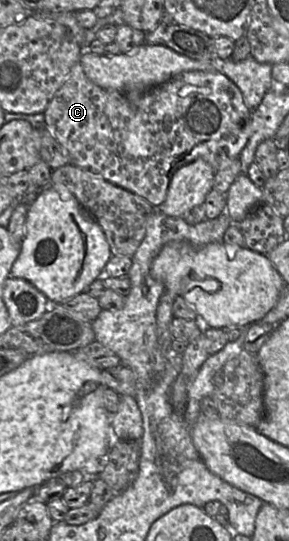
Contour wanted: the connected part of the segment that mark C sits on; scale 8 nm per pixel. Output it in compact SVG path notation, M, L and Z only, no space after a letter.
M78 62L48 103L44 116L49 131L70 153L70 163L99 173L157 207L166 199L172 176L179 167L202 158L219 171L239 157L250 137L252 111L245 104L240 89L219 70L186 71L148 90L138 99L126 99L118 91L106 90L93 83Z

